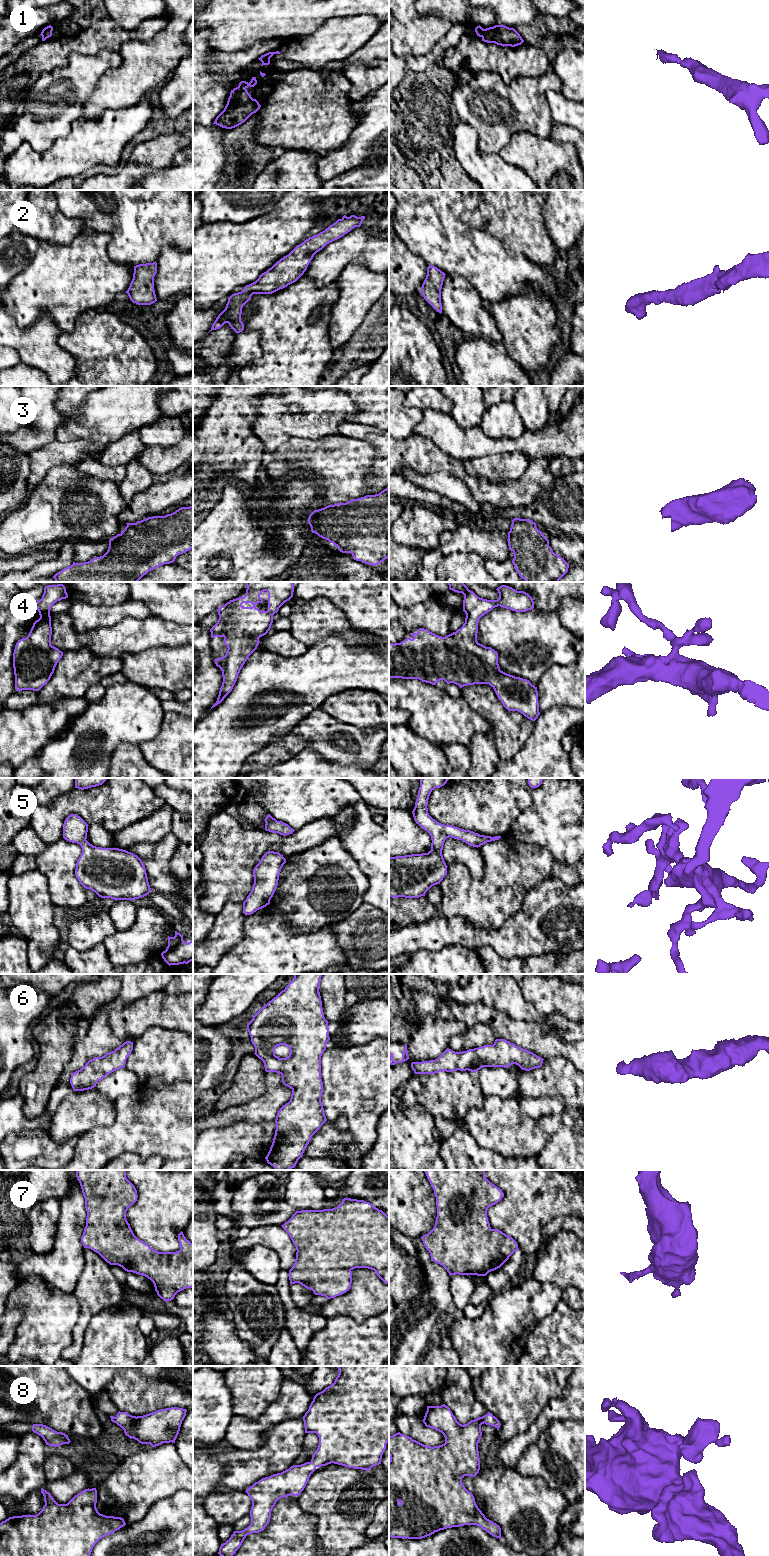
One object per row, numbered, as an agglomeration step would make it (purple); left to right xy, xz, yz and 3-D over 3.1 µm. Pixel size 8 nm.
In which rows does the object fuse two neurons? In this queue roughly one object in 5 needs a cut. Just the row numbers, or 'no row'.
no row

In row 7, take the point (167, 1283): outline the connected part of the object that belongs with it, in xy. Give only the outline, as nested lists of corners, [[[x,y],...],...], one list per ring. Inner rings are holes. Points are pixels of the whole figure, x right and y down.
[[[76,1171],[87,1211],[81,1242],[84,1248],[98,1253],[110,1265],[118,1265],[127,1272],[147,1277],[153,1282],[157,1295],[165,1302],[171,1301],[178,1292],[193,1288],[193,1243],[181,1231],[178,1234],[179,1251],[158,1252],[134,1235],[126,1219],[126,1212],[137,1201],[138,1195],[135,1186],[126,1177],[126,1171]]]

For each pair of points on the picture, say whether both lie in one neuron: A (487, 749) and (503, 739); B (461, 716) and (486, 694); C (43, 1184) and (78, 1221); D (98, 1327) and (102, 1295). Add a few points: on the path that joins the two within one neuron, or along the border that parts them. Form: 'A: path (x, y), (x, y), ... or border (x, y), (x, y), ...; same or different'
A: border (492, 730), (495, 748), (501, 759); different
B: border (461, 697), (489, 722); different
C: border (74, 1180), (70, 1193), (60, 1200); different
D: border (122, 1299), (97, 1312), (86, 1328); different

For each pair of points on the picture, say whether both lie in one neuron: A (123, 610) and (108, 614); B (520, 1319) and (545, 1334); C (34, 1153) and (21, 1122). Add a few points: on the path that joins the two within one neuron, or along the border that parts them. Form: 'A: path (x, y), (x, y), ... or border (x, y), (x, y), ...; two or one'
A: path (119, 612), (112, 614); one
B: border (551, 1312), (529, 1334), (525, 1350); two
C: border (48, 1128), (33, 1128), (18, 1133), (10, 1133); two

